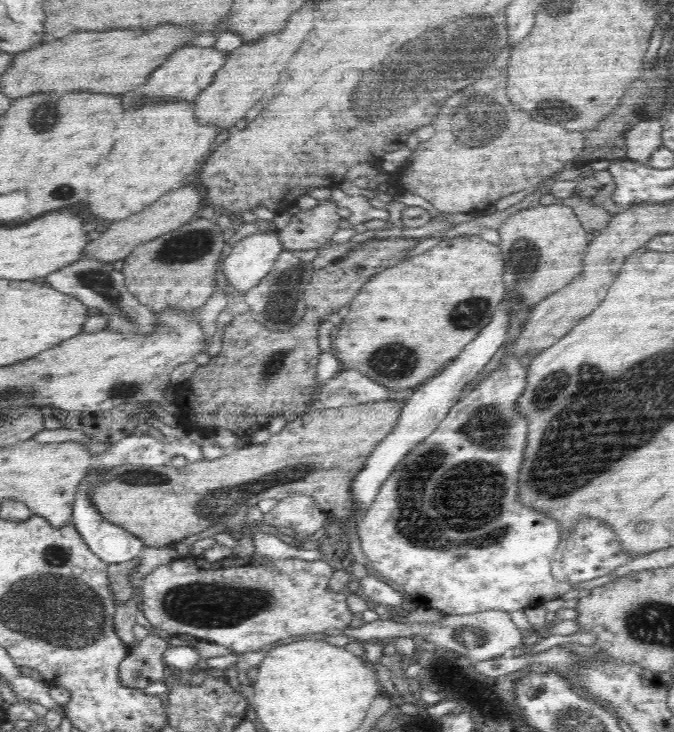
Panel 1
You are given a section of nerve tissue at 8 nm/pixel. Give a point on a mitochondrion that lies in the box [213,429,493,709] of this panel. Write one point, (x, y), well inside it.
(460, 628)

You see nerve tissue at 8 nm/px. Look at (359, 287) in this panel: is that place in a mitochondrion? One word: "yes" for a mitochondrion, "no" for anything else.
no

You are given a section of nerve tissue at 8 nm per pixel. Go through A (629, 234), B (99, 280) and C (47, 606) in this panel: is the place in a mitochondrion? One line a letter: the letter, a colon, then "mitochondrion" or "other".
A: other
B: mitochondrion
C: mitochondrion

